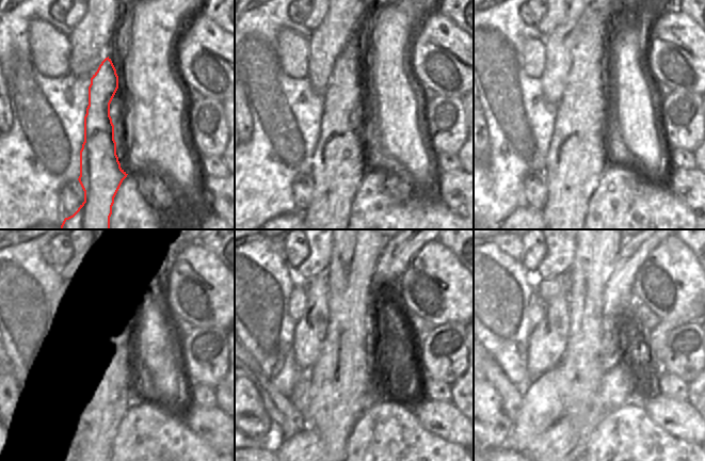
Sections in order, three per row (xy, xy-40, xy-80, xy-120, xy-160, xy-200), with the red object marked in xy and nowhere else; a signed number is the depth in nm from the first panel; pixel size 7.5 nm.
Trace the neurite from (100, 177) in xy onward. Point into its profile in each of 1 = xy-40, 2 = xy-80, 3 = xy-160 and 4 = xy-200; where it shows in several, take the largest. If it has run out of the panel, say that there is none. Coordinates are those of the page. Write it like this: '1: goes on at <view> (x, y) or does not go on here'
1: goes on at xy-40 (338, 163)
2: goes on at xy-80 (576, 159)
3: goes on at xy-160 (338, 388)
4: goes on at xy-200 (578, 381)

